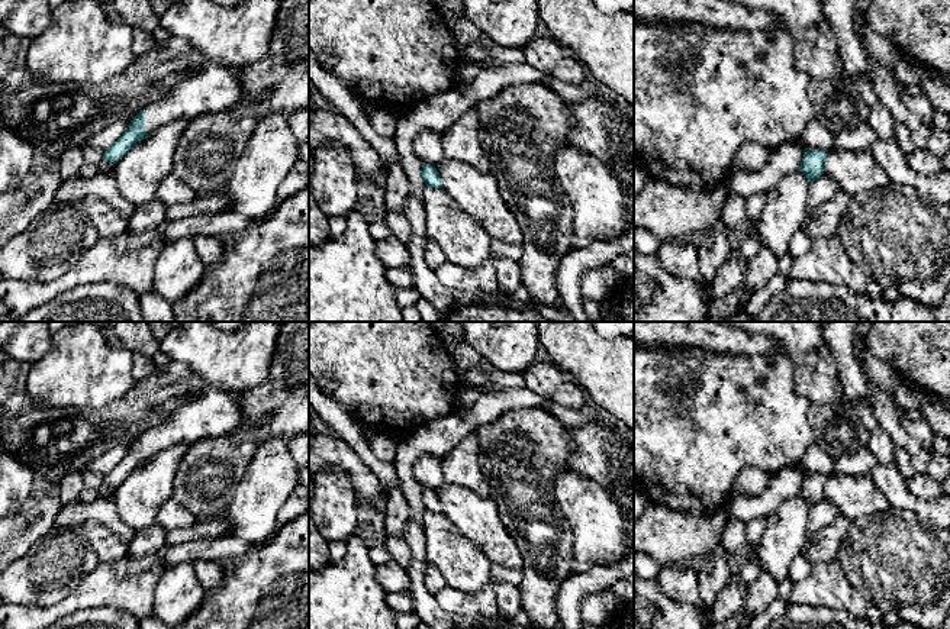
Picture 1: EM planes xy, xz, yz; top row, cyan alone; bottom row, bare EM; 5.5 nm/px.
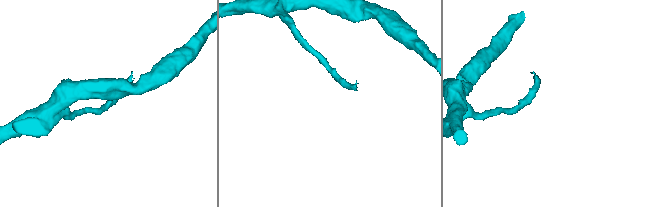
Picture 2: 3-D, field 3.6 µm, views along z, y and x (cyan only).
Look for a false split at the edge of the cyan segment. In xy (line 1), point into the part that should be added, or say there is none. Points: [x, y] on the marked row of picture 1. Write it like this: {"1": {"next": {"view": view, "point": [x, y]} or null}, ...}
{"1": {"next": {"view": "xy", "point": [213, 89]}}}

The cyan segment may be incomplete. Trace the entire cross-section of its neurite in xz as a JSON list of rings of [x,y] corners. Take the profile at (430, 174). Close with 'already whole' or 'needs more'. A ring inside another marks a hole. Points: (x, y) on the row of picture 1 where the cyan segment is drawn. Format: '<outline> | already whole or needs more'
[[[432,164],[422,165],[422,178],[428,187],[442,188],[442,181],[438,170]]] | already whole

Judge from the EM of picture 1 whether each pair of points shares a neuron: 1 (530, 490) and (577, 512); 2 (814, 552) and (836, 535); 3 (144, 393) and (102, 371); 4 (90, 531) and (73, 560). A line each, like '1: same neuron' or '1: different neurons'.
1: different neurons
2: same neuron
3: different neurons
4: different neurons

